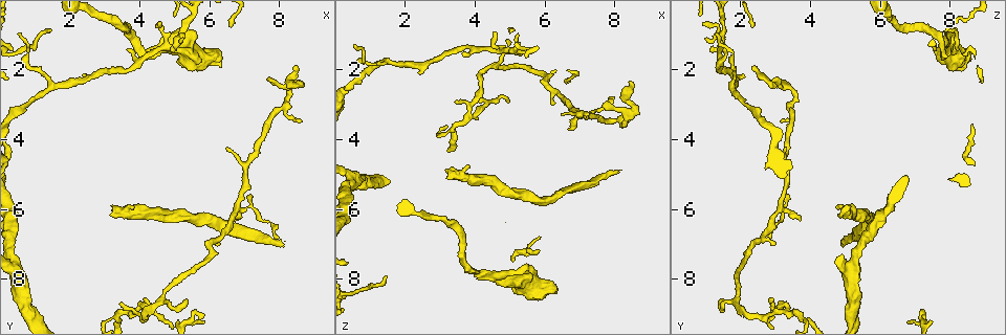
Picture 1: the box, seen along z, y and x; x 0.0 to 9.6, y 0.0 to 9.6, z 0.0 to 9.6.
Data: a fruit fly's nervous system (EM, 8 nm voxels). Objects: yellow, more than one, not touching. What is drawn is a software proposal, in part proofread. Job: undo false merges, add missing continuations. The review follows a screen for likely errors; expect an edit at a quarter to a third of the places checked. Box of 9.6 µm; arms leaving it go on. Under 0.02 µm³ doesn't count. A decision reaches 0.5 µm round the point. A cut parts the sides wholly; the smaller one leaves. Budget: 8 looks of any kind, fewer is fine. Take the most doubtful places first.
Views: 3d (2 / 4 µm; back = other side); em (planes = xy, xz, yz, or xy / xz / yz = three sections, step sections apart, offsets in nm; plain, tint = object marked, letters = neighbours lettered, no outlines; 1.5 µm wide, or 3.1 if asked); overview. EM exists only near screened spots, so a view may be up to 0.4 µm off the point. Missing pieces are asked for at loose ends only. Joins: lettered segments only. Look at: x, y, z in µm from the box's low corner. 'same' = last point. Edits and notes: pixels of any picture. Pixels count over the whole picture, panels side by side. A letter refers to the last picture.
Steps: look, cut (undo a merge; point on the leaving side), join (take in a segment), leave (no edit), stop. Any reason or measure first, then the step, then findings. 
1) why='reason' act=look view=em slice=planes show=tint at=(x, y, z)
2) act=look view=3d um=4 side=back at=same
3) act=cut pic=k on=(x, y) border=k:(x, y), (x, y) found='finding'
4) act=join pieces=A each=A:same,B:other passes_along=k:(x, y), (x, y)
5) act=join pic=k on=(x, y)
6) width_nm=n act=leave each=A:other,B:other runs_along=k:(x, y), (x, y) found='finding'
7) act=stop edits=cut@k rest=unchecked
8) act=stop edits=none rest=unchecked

act=look view=em slice=planes show=letters at=(8.10, 7.10, 4.90)

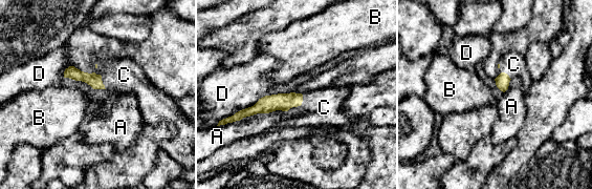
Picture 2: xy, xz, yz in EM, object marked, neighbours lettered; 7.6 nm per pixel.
longest_contact=D:260nm act=join pieces=C each=A:other,B:other,C:same,D:other passes_along=2:(284, 102), (297, 106), (324, 107) found='the cell continues'

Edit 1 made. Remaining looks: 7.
act=look view=overview

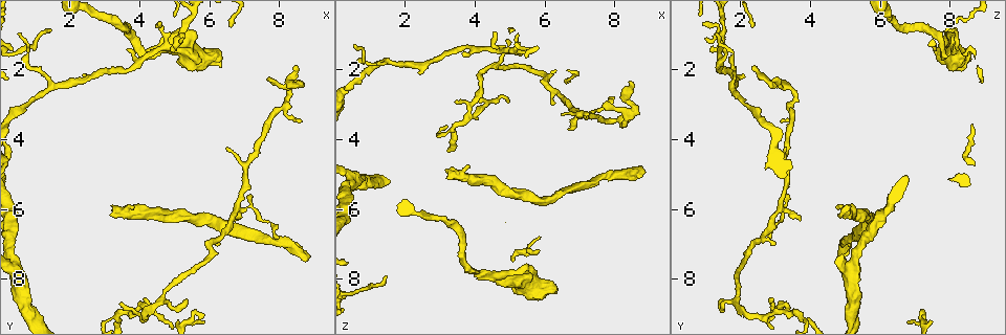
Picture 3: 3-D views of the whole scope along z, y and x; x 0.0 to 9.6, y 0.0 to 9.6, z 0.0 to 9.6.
why='thin end' act=look view=3d um=2 at=(7.70, 2.20, 2.95)

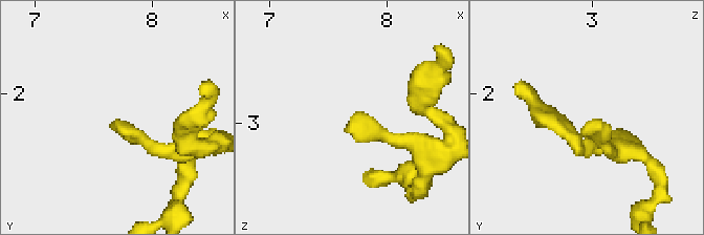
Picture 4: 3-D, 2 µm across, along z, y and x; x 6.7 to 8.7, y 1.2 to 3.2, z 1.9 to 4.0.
act=look view=em slice=yz step=8 show=plain at=(7.76, 2.28, 2.90)

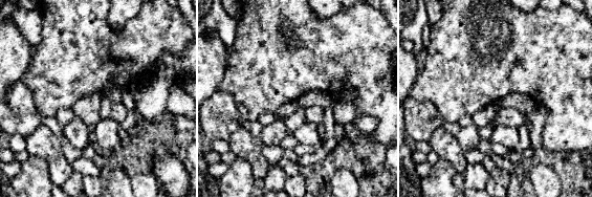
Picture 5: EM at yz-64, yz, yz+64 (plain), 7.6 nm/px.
why='what lies round it' act=look view=em slice=yz step=8 show=letters at=same

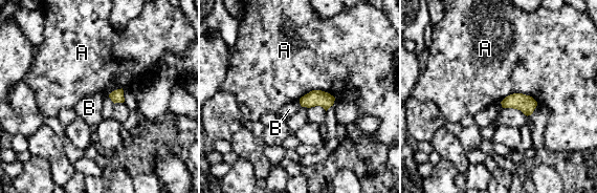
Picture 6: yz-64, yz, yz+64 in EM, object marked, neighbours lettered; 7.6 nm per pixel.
longest_contact=A:300nm act=leave each=A:other,B:other border=6:(500, 102), (525, 93), (537, 103) found='no lettered segment goes on from it'

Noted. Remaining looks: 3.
why='free end' act=look view=em slice=planes show=letters at=(6.35, 1.85, 8.45)

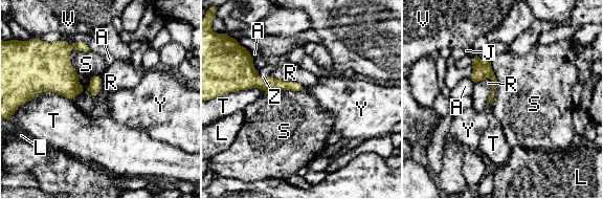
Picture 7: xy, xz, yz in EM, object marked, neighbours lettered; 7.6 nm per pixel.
longest_contact=S:420nm act=leave each=A:other,J:other,L:other,R:other,S:other,T:other,V:other,Y:other,Z:other found='no lettered segment goes on from it'

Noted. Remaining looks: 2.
act=stop edits=join@2 rest=unchecked

